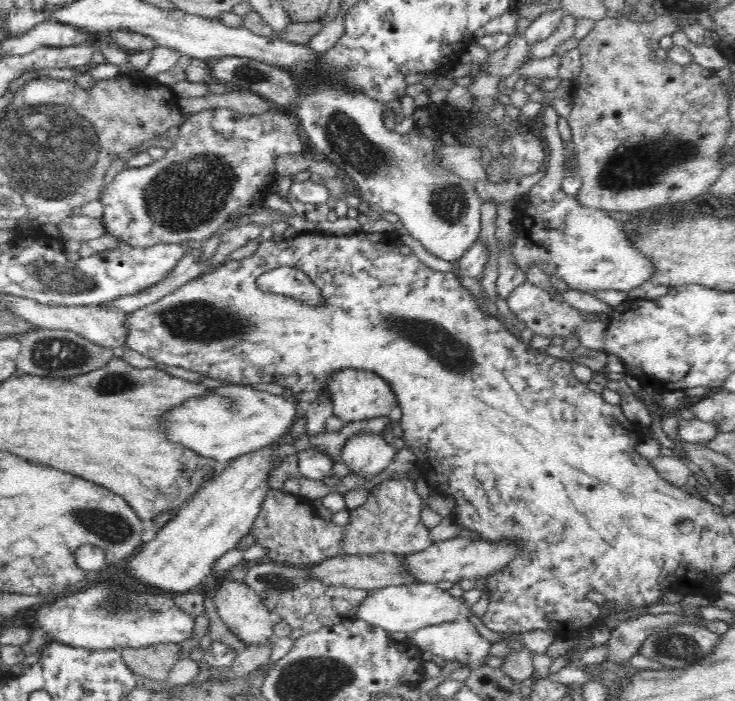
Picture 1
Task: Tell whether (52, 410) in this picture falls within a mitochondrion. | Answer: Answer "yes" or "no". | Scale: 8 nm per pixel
no

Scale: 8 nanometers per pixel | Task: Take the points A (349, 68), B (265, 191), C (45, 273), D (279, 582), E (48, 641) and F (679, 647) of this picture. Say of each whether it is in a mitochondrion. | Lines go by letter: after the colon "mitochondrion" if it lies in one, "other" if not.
A: mitochondrion
B: other
C: mitochondrion
D: mitochondrion
E: other
F: mitochondrion

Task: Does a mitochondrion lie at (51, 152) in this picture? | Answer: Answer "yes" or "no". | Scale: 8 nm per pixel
yes

